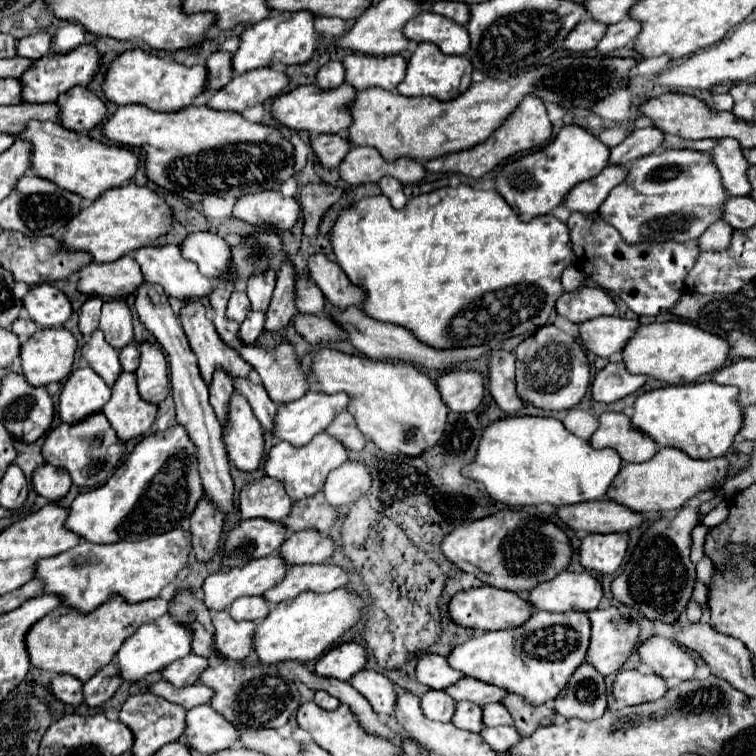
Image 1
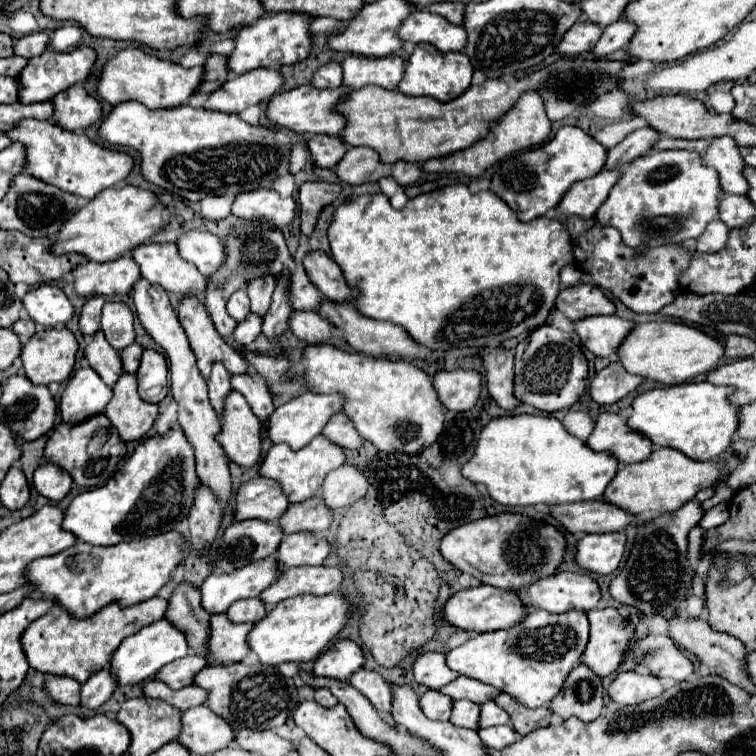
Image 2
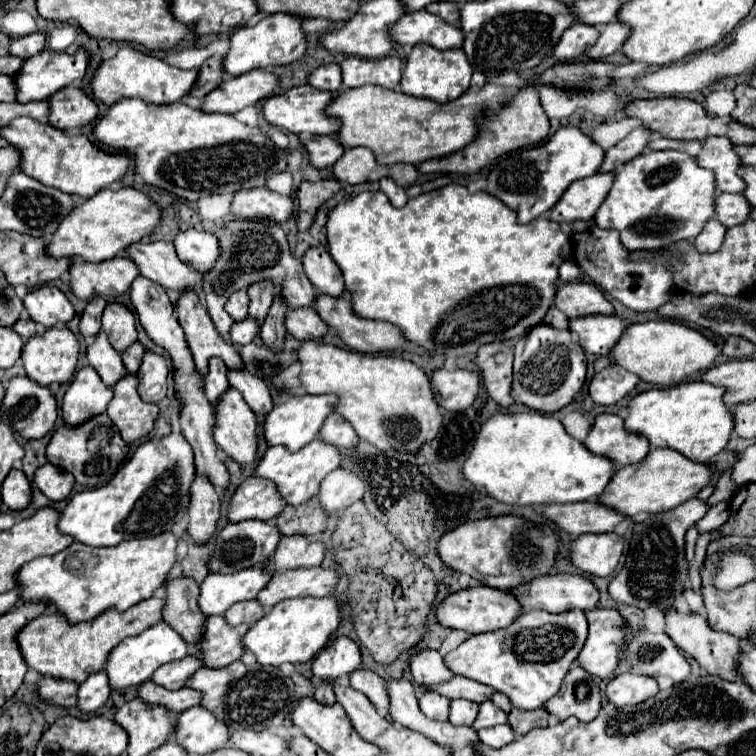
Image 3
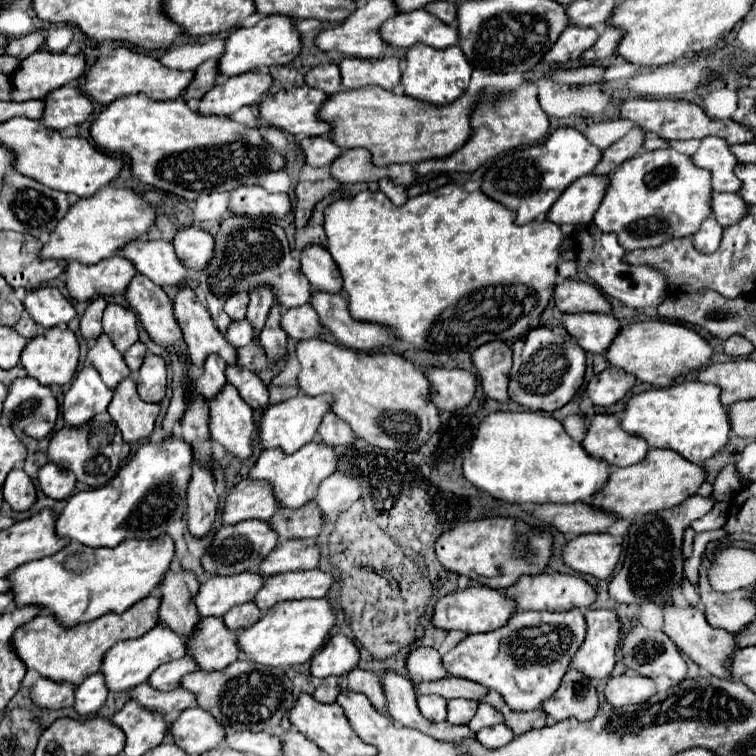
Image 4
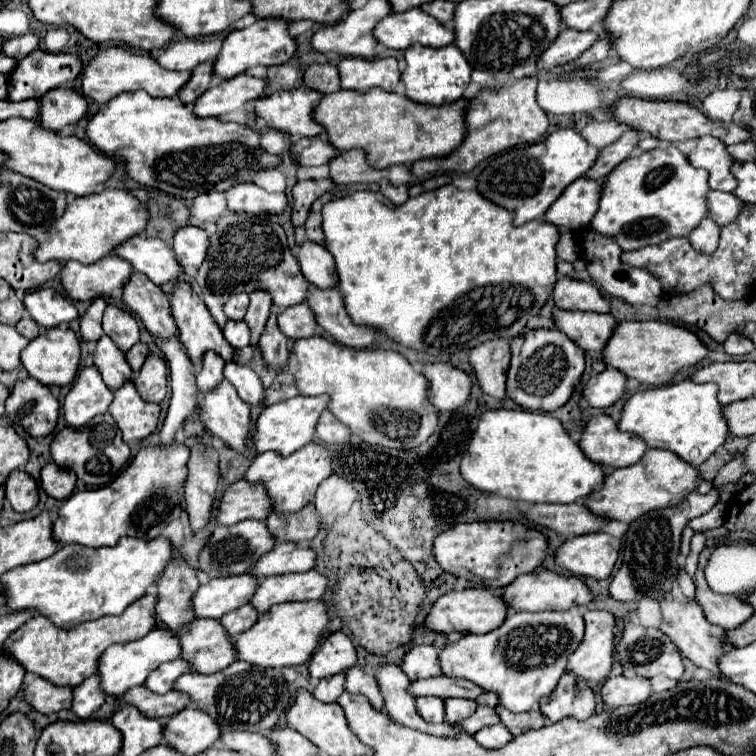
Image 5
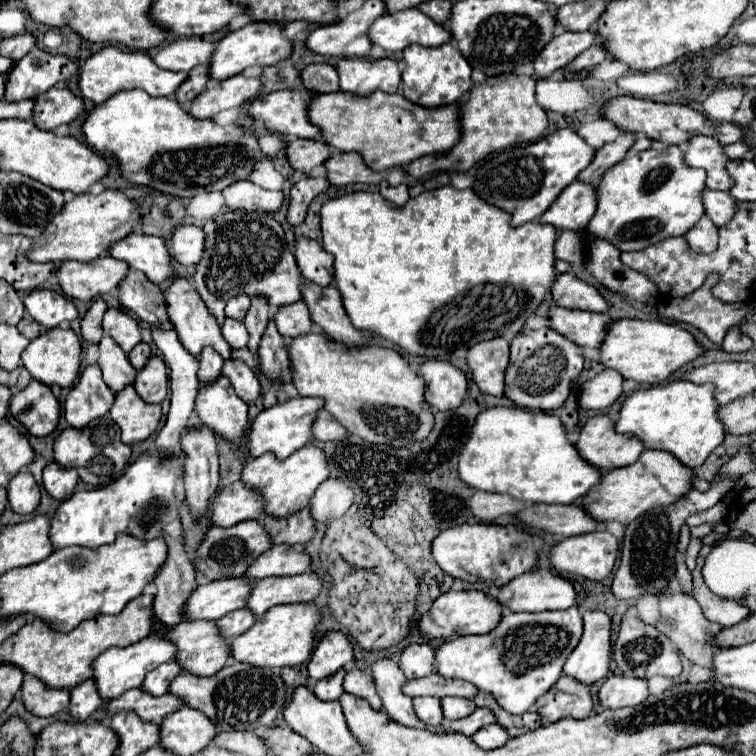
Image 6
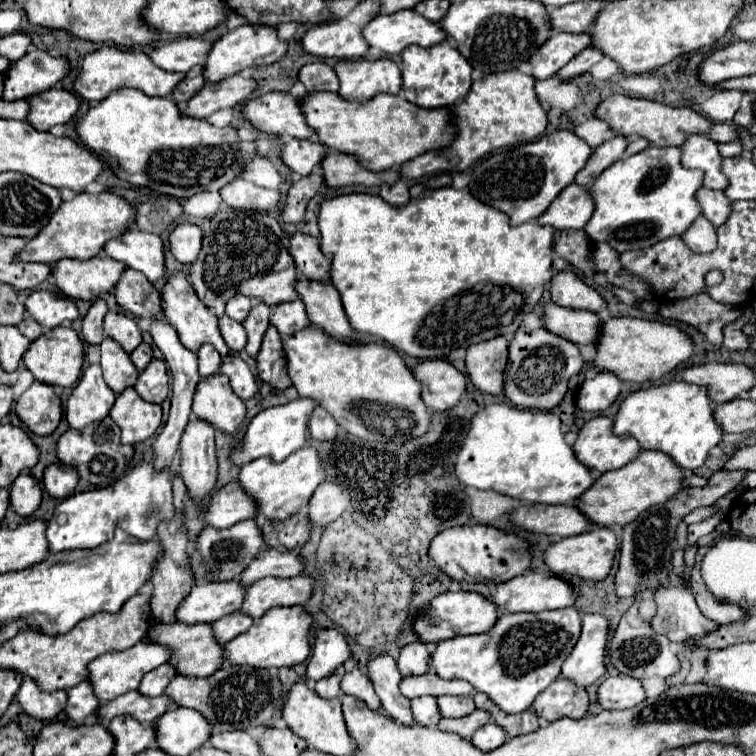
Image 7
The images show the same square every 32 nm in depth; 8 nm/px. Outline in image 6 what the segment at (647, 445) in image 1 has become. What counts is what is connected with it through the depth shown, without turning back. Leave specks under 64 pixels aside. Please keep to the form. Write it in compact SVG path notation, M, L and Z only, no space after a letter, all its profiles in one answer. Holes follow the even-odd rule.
M600 414L590 418L580 430L576 450L584 462L606 472L636 462L644 446L634 436L614 432L612 420Z

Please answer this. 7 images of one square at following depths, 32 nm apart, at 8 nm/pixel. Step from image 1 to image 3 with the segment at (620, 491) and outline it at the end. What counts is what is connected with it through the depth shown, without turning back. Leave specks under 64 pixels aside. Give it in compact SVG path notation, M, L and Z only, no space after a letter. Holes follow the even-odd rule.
M656 448L648 452L644 462L618 468L596 500L626 518L632 518L635 523L643 522L652 515L672 510L684 500L696 496L700 488L710 484L710 476L712 470L708 464L692 464L690 460L684 460L680 452L672 452L670 448Z

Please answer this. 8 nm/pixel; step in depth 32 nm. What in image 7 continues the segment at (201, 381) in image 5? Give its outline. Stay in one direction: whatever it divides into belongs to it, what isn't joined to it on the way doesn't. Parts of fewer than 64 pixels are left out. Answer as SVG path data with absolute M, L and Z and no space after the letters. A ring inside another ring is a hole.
M202 344L196 352L198 356L198 368L200 368L200 376L210 376L216 374L220 370L220 354L216 352L216 348L212 344Z

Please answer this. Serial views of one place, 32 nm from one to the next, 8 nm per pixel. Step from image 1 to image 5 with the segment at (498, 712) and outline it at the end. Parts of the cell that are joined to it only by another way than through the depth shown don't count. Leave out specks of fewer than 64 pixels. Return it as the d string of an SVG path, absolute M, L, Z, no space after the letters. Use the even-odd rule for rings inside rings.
M478 706L478 710L476 710L470 718L466 718L466 720L462 720L462 722L456 722L456 724L452 724L452 726L462 728L466 734L472 736L472 734L478 732L480 728L492 726L492 724L496 724L496 722L500 722L500 720L498 720L496 712L492 712L492 708L488 708L488 706Z

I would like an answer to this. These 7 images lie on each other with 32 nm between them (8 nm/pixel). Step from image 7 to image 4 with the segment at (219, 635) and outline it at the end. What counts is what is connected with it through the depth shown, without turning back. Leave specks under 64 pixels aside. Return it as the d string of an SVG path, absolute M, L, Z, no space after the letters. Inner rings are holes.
M248 602L248 604L244 604L244 606L240 606L240 608L232 608L232 612L226 612L224 616L222 616L222 620L224 620L224 624L230 628L230 630L246 630L246 628L250 628L252 624L256 624L256 620L260 618L260 610L252 604L252 602Z

